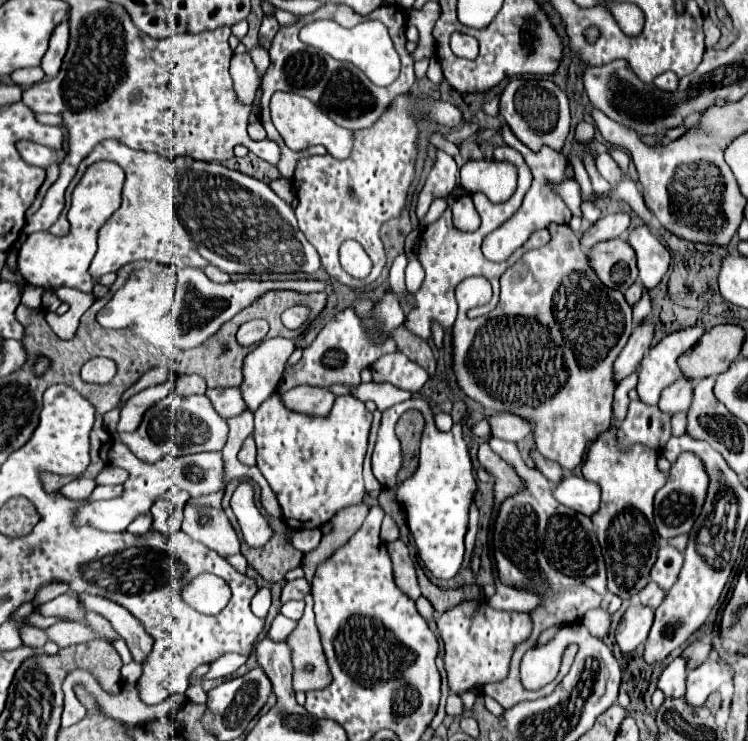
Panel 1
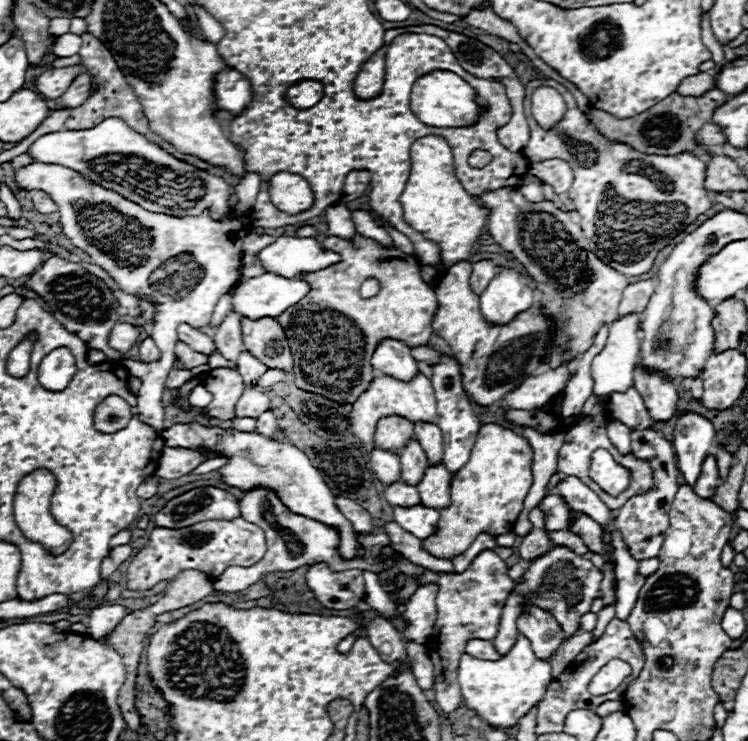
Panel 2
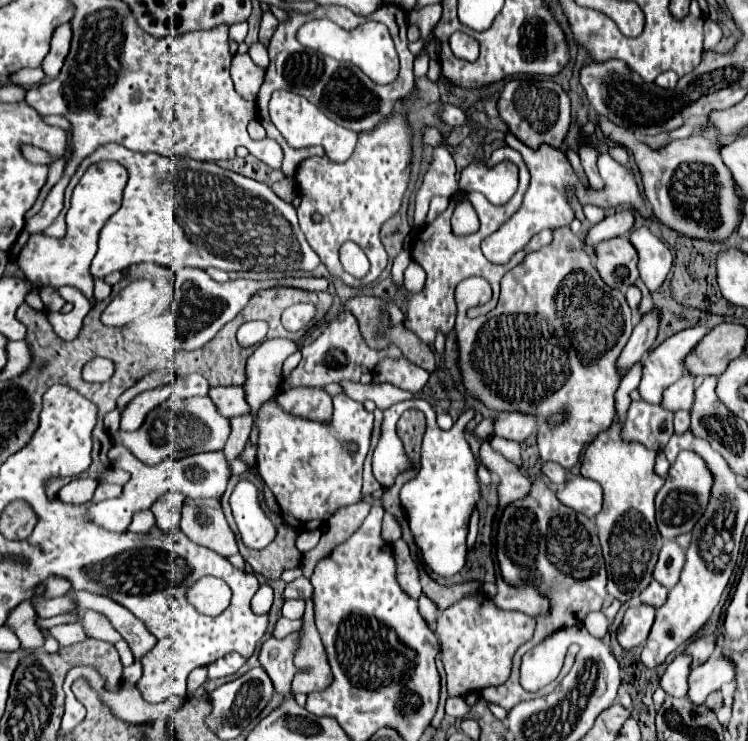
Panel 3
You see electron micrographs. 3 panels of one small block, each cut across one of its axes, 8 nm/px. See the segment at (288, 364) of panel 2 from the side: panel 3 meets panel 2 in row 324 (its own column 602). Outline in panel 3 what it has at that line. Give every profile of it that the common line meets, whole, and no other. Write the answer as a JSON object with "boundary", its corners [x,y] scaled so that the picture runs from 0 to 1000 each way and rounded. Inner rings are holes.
{"boundary":[[[818,321],[794,332],[794,359],[816,389],[845,386],[853,378],[850,337],[840,321]]]}

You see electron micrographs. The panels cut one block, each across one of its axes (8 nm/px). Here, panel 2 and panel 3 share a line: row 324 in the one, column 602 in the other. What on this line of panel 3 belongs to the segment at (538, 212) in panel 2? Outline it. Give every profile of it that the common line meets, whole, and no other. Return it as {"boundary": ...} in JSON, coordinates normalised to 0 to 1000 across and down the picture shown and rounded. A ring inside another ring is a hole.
{"boundary":[[[655,591],[655,602],[668,610],[676,621],[687,623],[698,642],[709,645],[709,664],[687,675],[671,688],[666,718],[663,718],[663,753],[668,764],[671,783],[684,791],[714,791],[725,804],[733,804],[735,823],[733,831],[717,831],[717,850],[711,864],[698,869],[684,891],[682,915],[668,926],[652,926],[642,937],[647,945],[668,950],[674,958],[684,958],[698,945],[711,945],[741,931],[738,923],[719,934],[706,934],[695,926],[694,904],[701,880],[725,866],[725,861],[746,848],[778,842],[781,831],[791,823],[802,823],[810,807],[810,767],[805,753],[805,740],[797,721],[797,707],[781,694],[749,680],[741,664],[733,661],[733,653],[722,642],[711,642],[709,634],[698,629],[695,599],[674,591]]]}

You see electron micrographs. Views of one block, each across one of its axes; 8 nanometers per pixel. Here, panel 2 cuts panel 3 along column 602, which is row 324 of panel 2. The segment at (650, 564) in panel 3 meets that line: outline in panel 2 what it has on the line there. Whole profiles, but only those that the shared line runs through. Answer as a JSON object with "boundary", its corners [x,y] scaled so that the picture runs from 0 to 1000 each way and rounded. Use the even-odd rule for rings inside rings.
{"boundary":[[[615,351],[591,372],[583,386],[586,418],[578,429],[578,443],[602,464],[604,478],[615,489],[620,526],[639,548],[655,548],[690,526],[717,497],[725,494],[725,483],[730,480],[727,464],[733,462],[733,443],[738,443],[738,435],[725,421],[714,424],[703,418],[682,437],[655,440],[642,421],[639,399],[628,391],[628,367],[631,356]]]}

